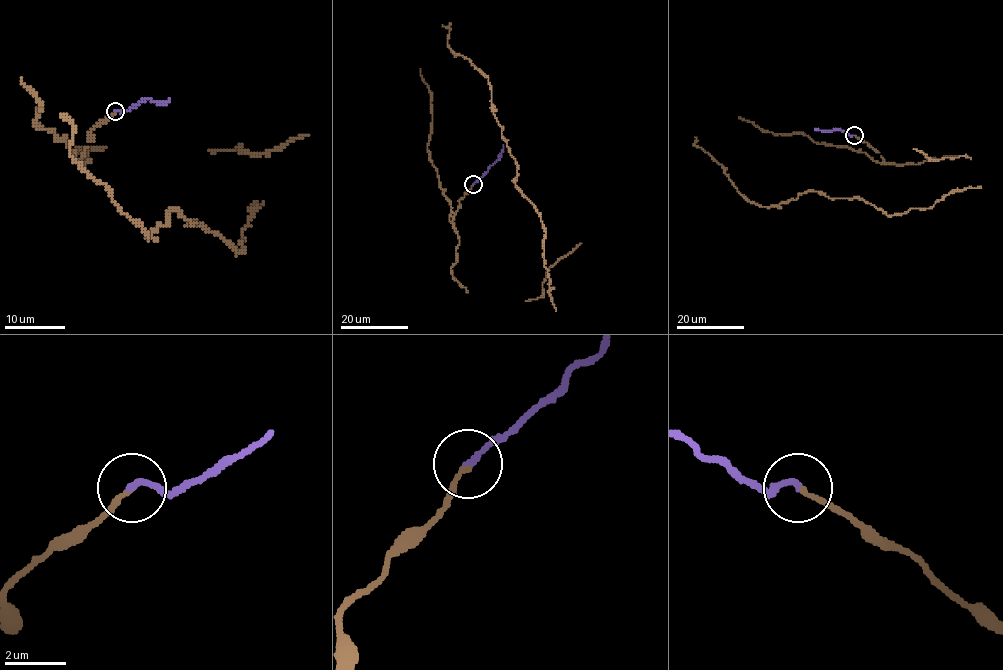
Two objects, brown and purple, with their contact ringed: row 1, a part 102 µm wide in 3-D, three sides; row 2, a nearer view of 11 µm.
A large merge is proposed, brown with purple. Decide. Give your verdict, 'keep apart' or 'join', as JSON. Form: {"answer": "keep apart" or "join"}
{"answer": "join"}

